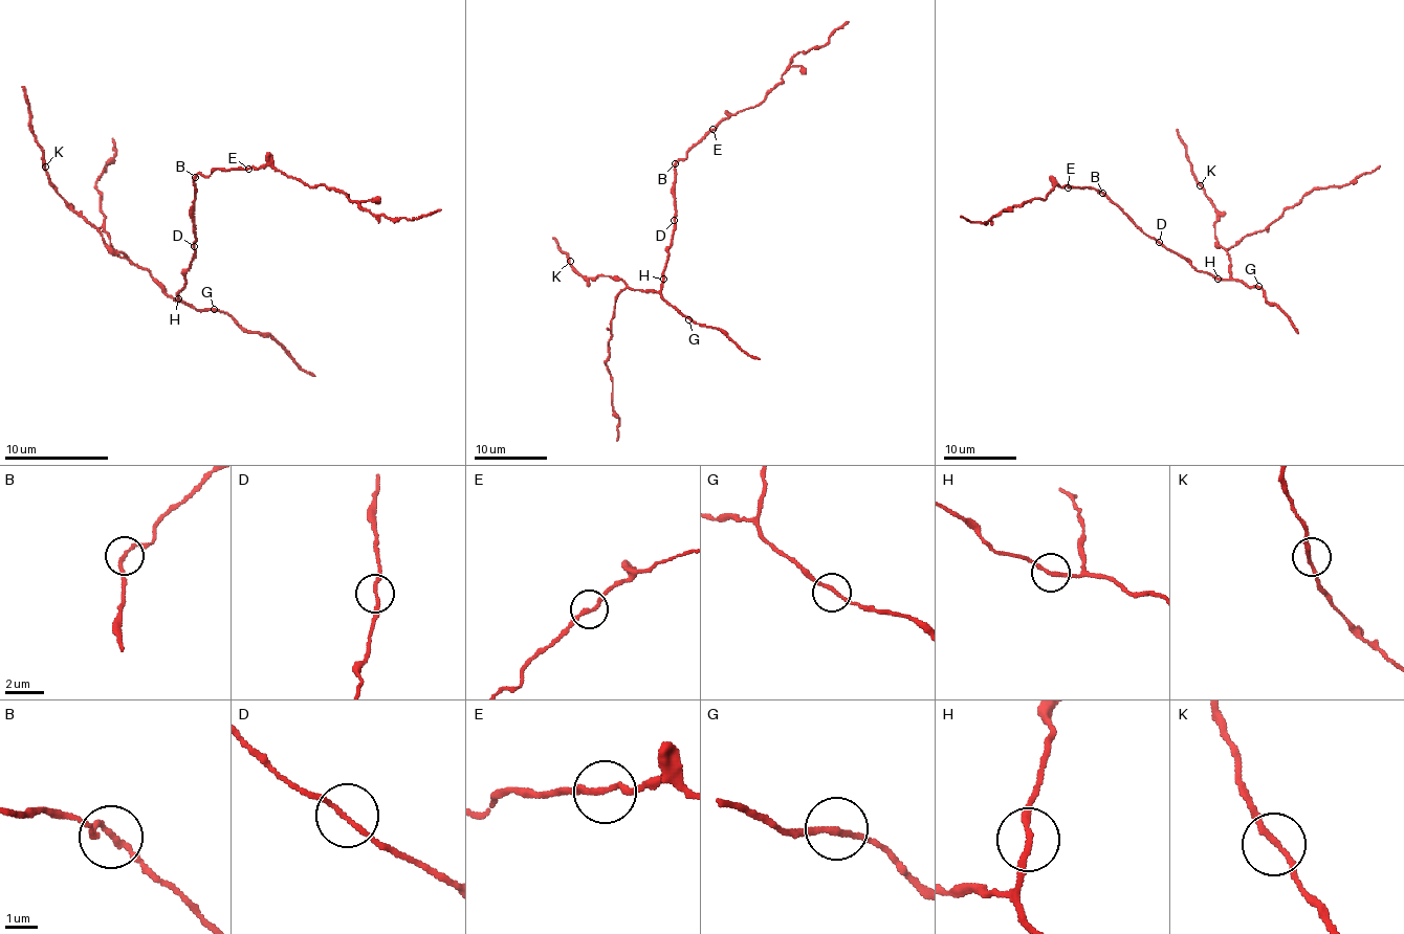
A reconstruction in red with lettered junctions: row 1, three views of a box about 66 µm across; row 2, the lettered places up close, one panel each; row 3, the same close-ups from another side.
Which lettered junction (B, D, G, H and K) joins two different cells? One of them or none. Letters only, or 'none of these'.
B

